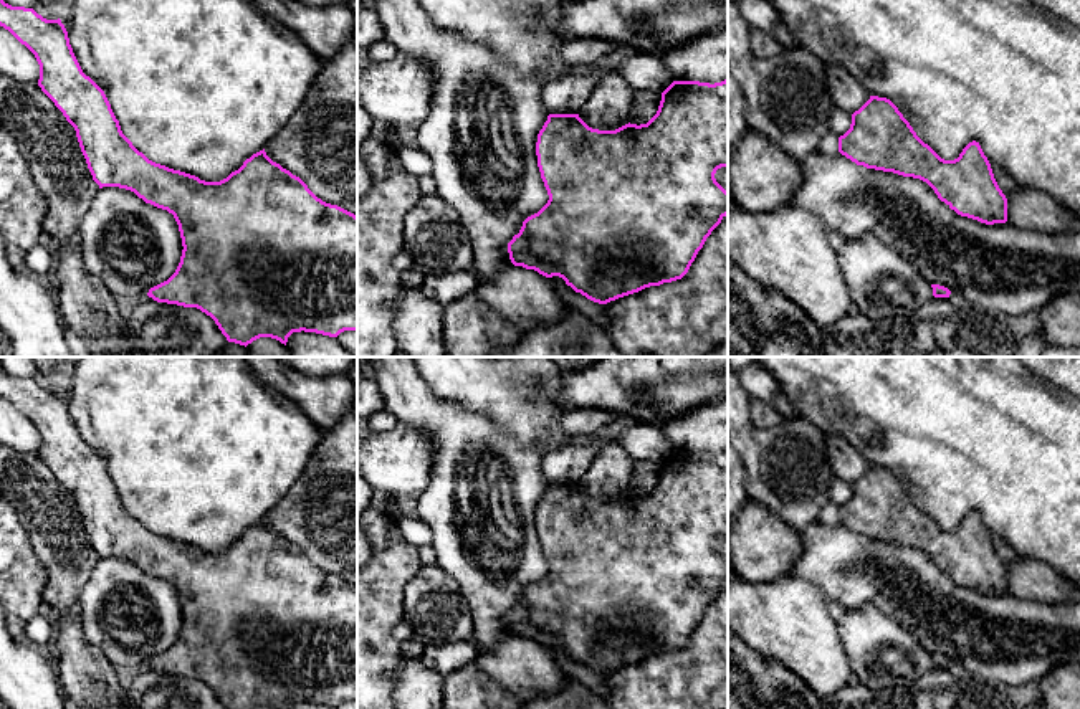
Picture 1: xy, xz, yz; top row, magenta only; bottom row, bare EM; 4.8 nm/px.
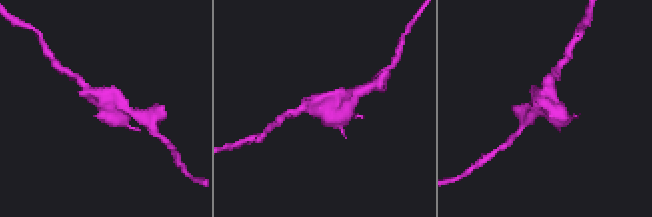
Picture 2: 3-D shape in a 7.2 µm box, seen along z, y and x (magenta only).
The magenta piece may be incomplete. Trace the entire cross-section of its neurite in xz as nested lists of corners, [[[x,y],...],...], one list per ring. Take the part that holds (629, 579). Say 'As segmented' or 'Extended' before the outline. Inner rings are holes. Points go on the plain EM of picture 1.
As segmented. [[[728,450],[714,454],[673,451],[662,463],[658,481],[647,494],[637,496],[628,492],[615,501],[592,499],[579,488],[579,484],[549,484],[538,504],[536,526],[549,570],[538,583],[523,592],[519,603],[508,613],[509,630],[514,636],[534,640],[546,648],[559,646],[576,663],[581,663],[599,674],[607,674],[650,656],[681,650],[688,643],[706,608],[728,585],[728,562],[714,549],[718,539],[728,537]]]

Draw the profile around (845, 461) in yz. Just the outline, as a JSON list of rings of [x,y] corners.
[[[825,436],[827,461],[835,478],[853,484],[868,469],[867,459],[843,438]]]

